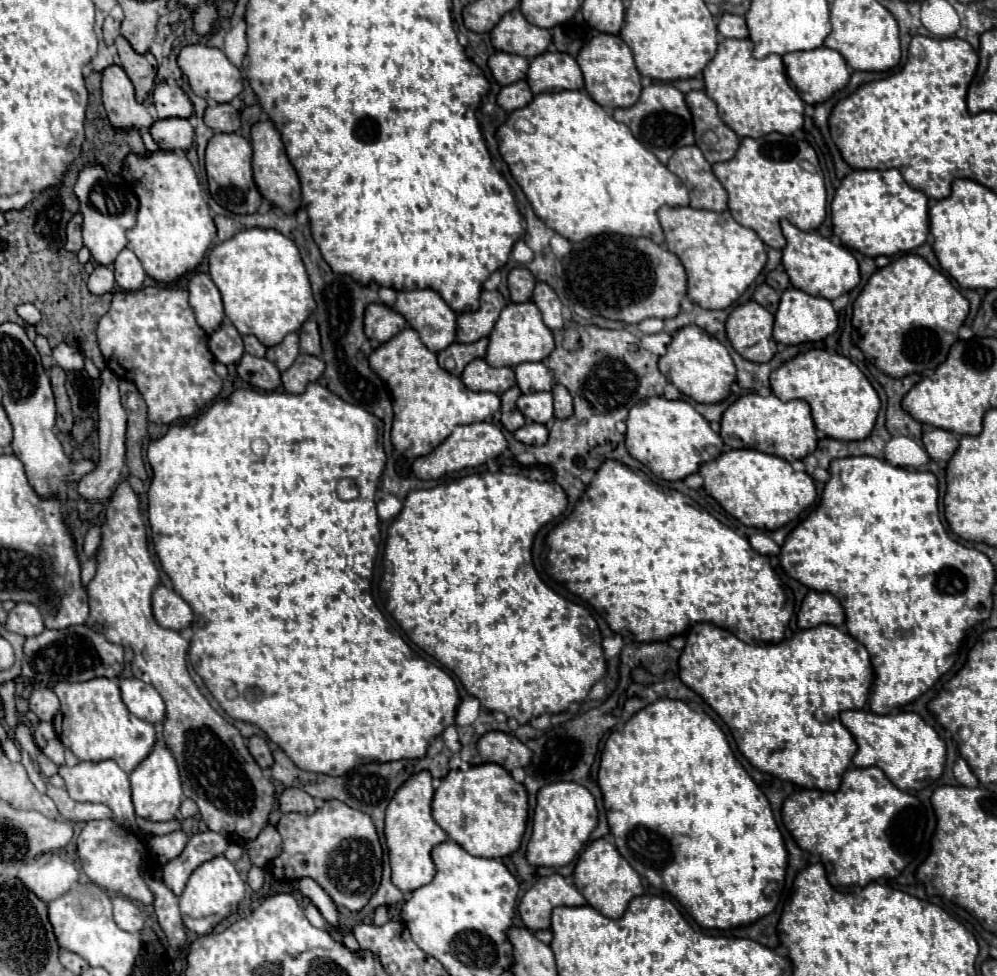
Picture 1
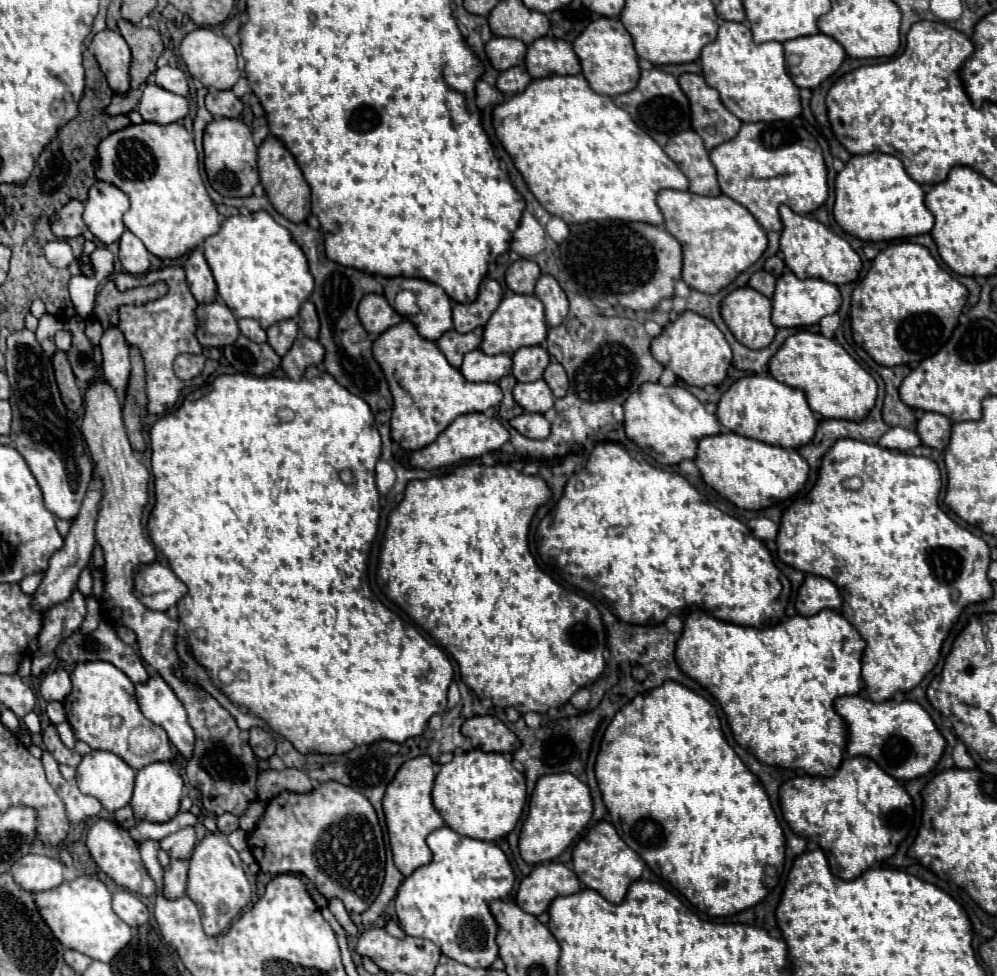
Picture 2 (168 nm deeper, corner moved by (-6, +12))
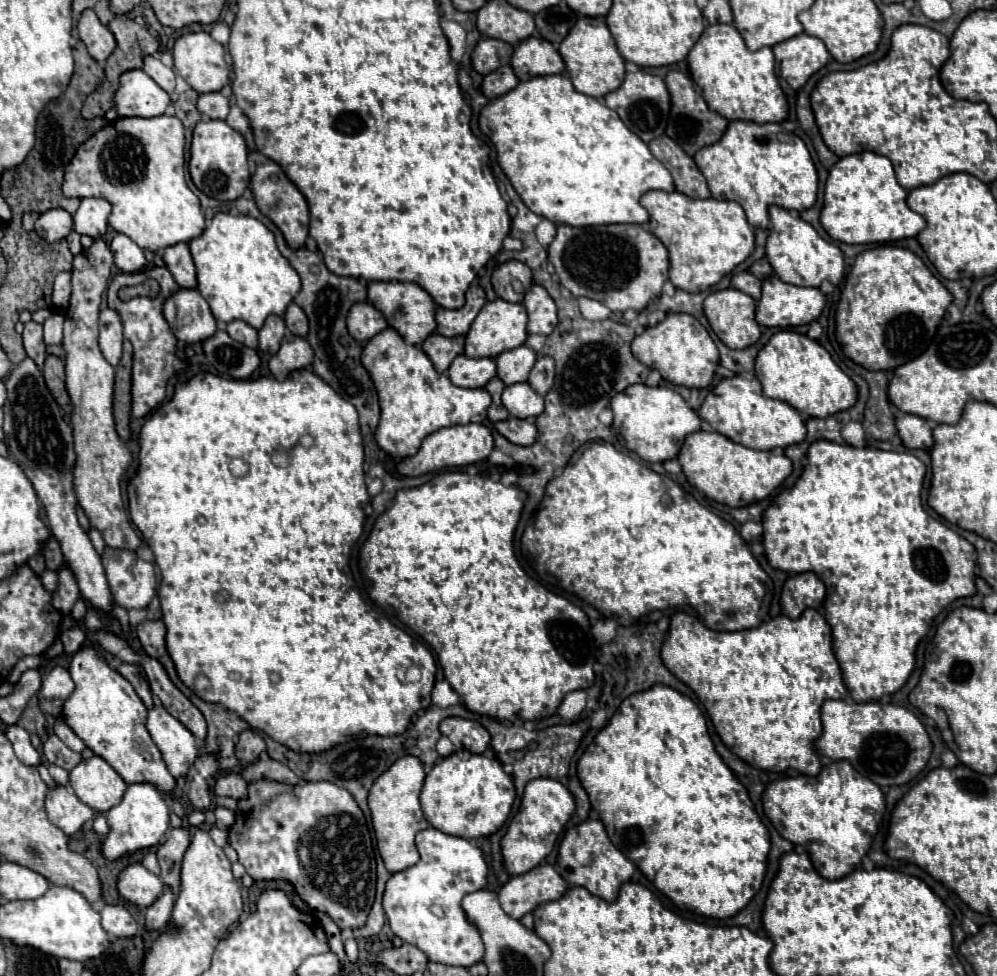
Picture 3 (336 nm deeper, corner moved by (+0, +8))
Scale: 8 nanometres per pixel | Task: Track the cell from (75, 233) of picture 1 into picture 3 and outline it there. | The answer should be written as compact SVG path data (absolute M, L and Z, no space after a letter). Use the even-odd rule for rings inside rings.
M49 209L35 221L35 231L49 243L65 239L73 229L73 217L65 209Z

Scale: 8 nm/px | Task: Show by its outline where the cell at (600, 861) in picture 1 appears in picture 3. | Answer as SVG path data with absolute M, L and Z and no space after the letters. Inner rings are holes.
M583 821L571 829L567 829L561 847L559 847L559 871L569 881L569 885L579 885L589 889L595 897L601 897L609 903L617 899L619 887L631 879L635 871L635 863L629 861L607 837L601 821Z

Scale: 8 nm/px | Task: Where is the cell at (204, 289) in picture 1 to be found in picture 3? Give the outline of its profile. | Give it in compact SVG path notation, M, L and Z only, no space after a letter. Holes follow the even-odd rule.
M177 243L173 247L165 249L163 261L171 275L175 277L177 285L183 289L195 289L197 287L197 269L189 251L187 243Z

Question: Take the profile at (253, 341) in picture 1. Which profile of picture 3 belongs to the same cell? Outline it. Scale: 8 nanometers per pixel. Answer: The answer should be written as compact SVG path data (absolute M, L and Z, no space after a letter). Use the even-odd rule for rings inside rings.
M231 321L227 323L227 329L225 329L235 341L243 343L245 347L251 347L251 349L257 349L257 331L253 327L249 327L245 321Z

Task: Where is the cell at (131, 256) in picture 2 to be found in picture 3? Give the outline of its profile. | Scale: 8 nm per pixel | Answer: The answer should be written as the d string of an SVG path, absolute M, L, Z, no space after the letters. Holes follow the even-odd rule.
M115 235L109 247L111 247L111 253L113 253L115 265L123 273L137 273L145 267L143 249L139 249L137 243L131 241L127 235Z

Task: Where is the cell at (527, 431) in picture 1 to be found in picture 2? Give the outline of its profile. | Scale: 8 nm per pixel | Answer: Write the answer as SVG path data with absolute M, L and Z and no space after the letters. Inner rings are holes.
M521 413L519 417L513 417L509 425L529 439L545 439L551 427L541 413Z

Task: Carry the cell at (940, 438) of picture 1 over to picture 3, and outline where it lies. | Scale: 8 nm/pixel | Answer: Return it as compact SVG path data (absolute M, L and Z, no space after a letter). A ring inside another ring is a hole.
M897 415L897 431L903 445L909 449L931 449L933 447L933 425L917 415Z

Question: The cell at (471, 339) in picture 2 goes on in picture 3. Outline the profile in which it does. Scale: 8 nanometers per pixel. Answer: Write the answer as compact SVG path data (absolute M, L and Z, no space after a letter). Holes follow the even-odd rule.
M433 333L423 343L423 351L427 351L437 373L445 373L449 369L449 365L453 363L453 359L463 353L463 347L465 347L463 335L449 339L449 337L443 337L439 333Z

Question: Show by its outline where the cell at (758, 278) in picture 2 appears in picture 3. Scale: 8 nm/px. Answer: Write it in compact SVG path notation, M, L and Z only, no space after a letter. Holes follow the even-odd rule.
M743 271L743 273L735 273L731 279L731 285L747 295L751 295L755 301L761 299L761 279L757 279L753 273Z

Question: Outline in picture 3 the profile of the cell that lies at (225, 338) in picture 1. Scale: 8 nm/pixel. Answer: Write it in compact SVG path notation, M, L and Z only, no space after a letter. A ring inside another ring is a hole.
M179 289L165 303L165 319L181 343L203 343L217 333L217 321L197 289Z

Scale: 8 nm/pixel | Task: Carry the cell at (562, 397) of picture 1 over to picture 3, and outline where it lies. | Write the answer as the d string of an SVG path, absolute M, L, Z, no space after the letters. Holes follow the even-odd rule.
M539 357L529 375L529 385L539 393L547 395L555 379L555 361L551 357Z

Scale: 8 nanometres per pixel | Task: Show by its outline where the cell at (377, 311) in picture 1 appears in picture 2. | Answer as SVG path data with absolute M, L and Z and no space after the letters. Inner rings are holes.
M365 295L359 303L359 321L367 329L367 333L381 335L391 325L401 321L401 315L387 303L383 295Z

